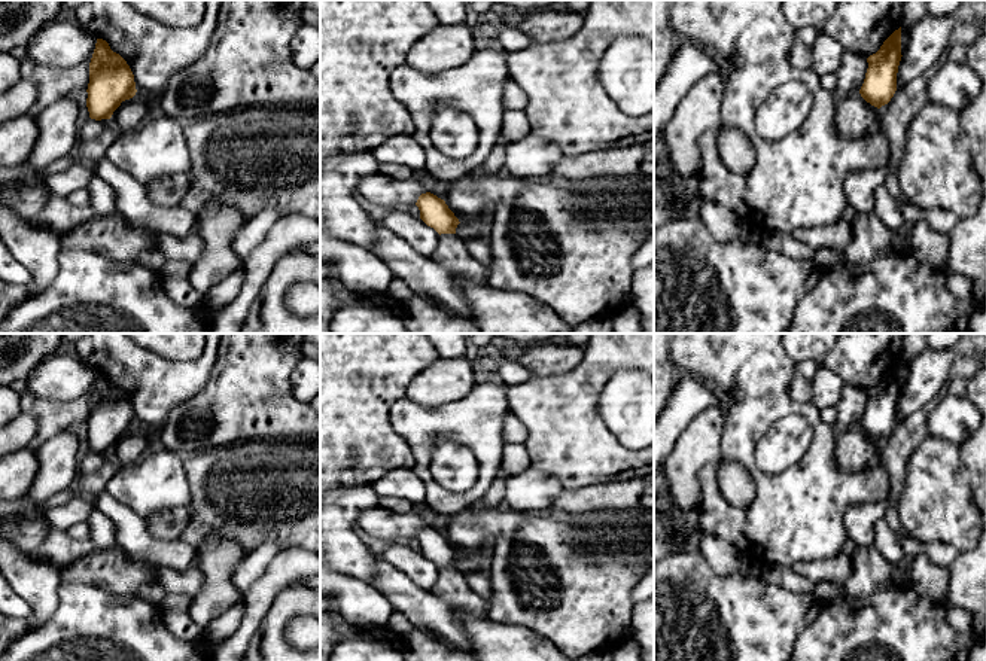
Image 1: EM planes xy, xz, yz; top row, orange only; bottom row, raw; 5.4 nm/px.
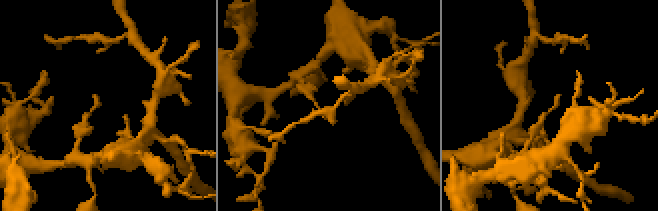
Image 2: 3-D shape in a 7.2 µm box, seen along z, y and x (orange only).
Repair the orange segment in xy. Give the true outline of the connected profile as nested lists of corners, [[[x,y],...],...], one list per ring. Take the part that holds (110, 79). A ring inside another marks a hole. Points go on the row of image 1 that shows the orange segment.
[[[97,39],[89,63],[86,107],[95,121],[110,119],[122,101],[136,95],[134,74],[127,61],[109,43]]]

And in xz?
[[[426,192],[419,197],[416,205],[420,210],[420,219],[439,235],[456,234],[456,228],[460,222],[444,199]]]

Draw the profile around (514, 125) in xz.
[[[505,110],[500,134],[508,140],[518,140],[530,134],[524,112]]]

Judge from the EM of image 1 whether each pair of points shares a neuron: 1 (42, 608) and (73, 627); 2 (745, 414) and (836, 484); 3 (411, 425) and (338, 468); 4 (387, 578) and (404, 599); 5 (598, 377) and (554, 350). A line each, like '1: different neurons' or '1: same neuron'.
1: different neurons
2: same neuron
3: different neurons
4: same neuron
5: different neurons

